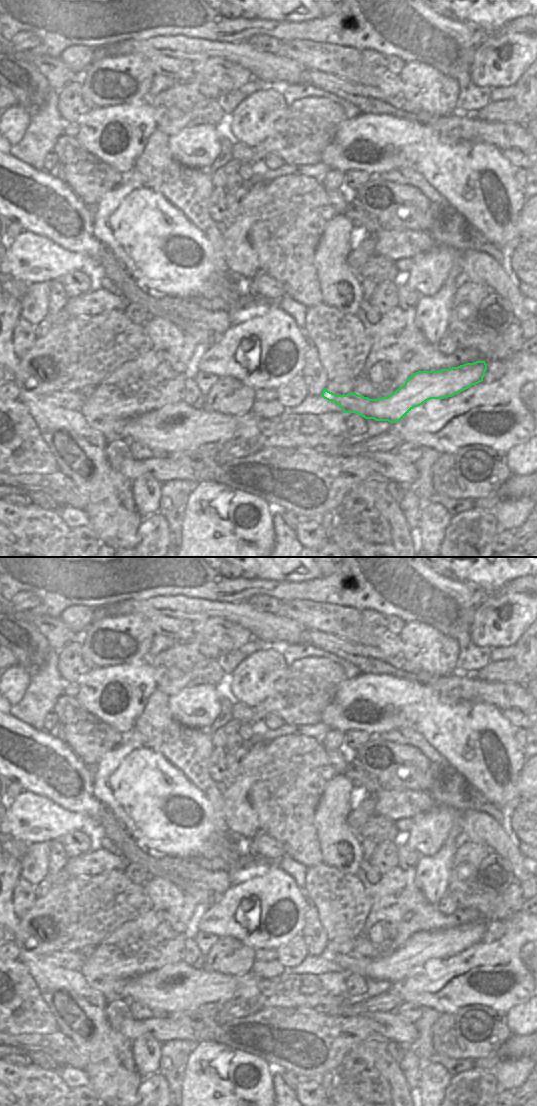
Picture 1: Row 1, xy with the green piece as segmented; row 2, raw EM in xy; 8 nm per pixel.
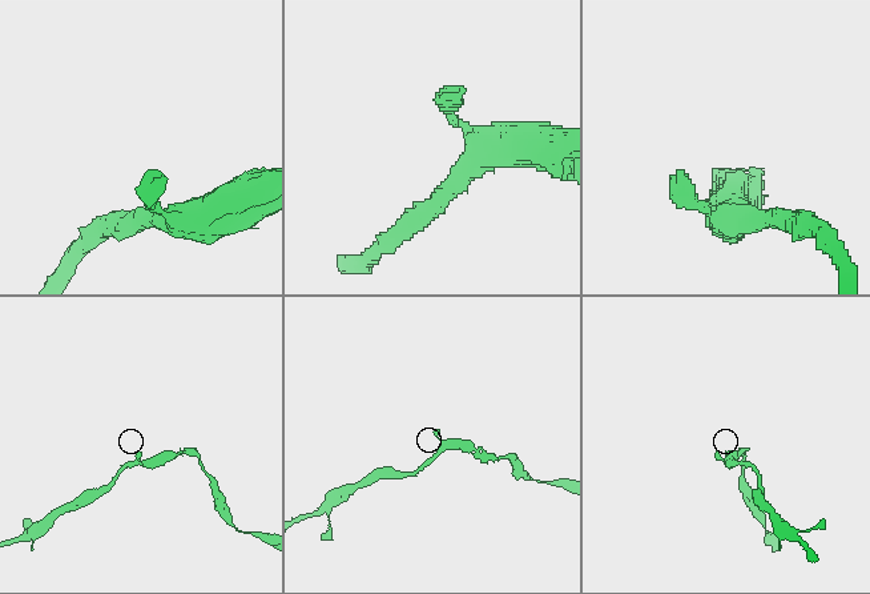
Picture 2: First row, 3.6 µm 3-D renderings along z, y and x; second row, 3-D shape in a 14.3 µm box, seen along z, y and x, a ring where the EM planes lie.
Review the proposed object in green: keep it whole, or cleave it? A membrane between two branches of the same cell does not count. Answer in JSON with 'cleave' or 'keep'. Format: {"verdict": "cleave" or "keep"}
{"verdict": "keep"}

